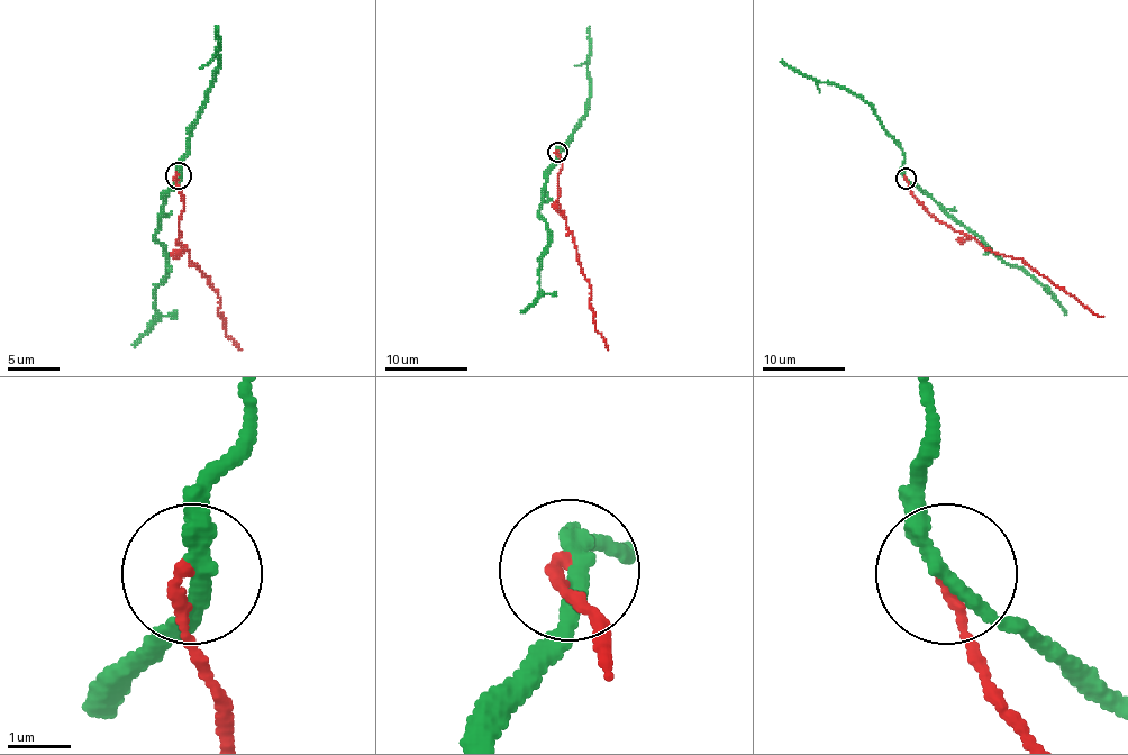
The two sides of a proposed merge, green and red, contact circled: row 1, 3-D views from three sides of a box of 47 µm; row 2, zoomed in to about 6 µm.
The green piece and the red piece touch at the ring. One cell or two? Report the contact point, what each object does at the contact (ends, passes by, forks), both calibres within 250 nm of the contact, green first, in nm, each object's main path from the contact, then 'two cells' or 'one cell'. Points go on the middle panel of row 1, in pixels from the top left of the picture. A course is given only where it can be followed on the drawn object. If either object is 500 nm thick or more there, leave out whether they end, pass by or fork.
place (557, 152); green passes by; red ends; calibres 260 and 170 nm; course green (558, 153), (547, 175), (539, 210), (547, 239), (539, 271), (539, 293), (522, 312); course red (558, 153), (562, 163), (558, 209), (574, 239), (581, 269), (591, 288), (589, 308), (596, 329), (608, 349); two cells

